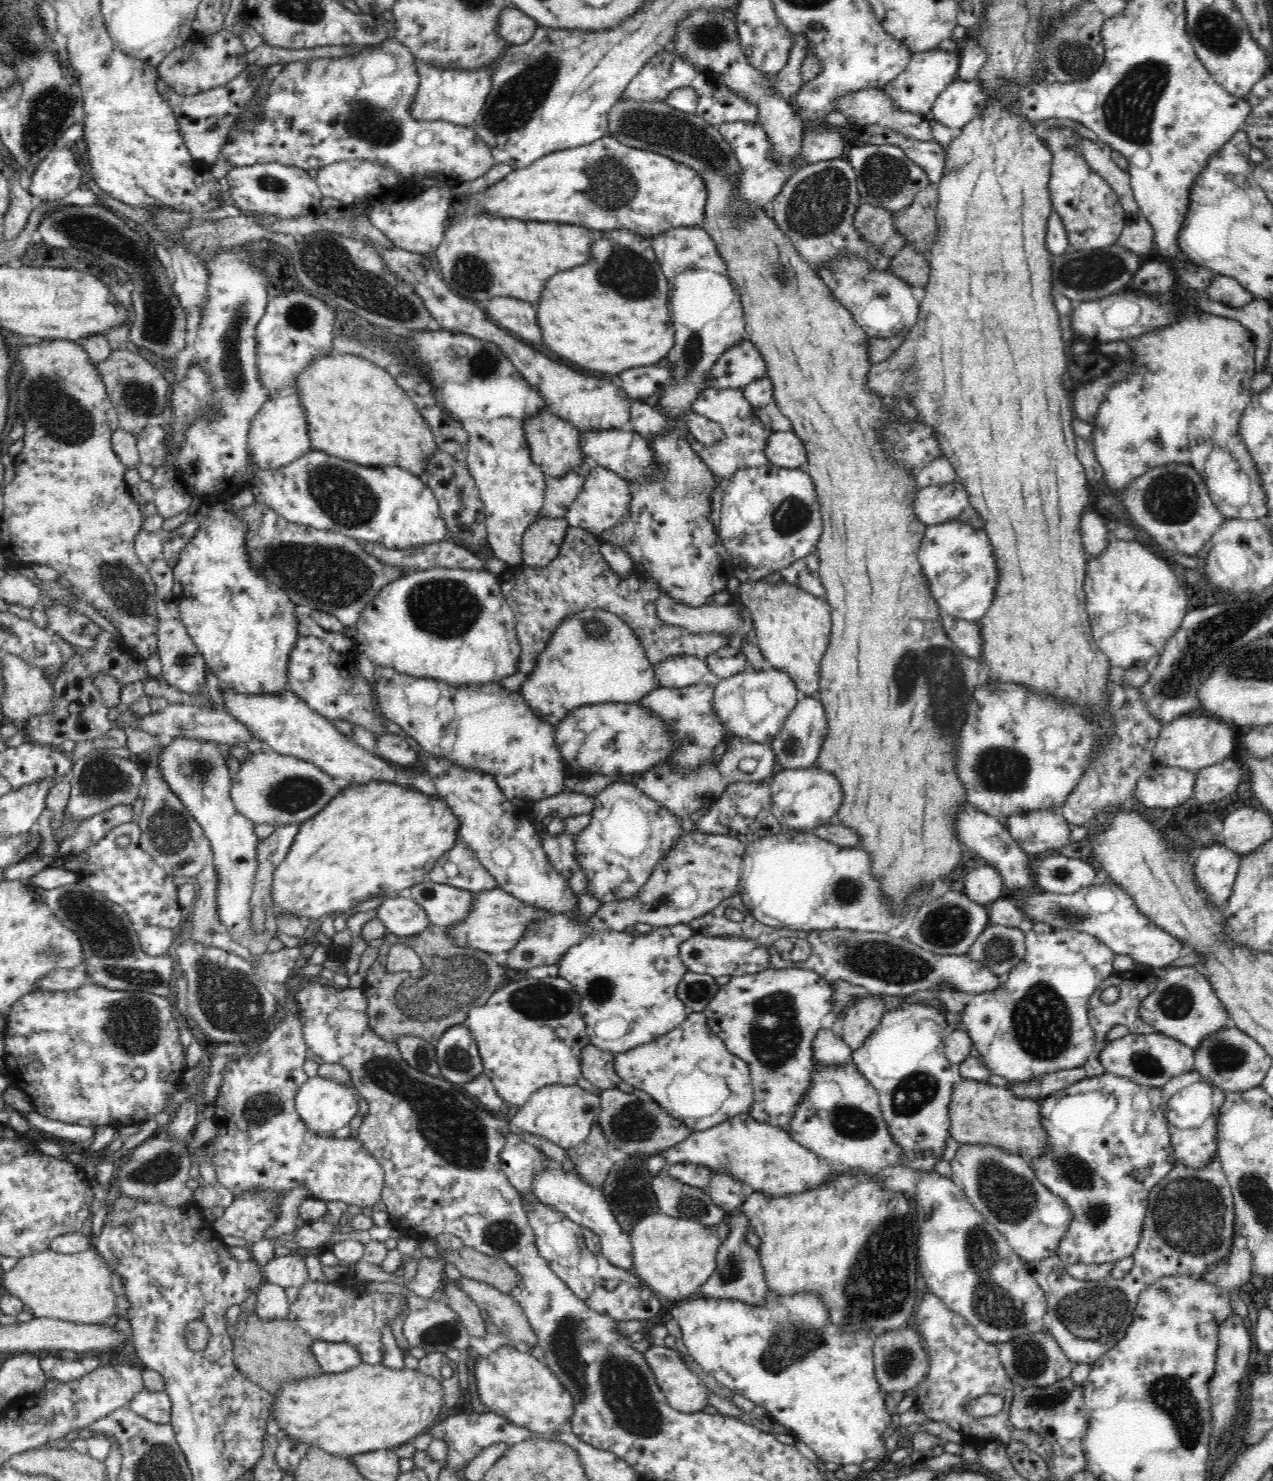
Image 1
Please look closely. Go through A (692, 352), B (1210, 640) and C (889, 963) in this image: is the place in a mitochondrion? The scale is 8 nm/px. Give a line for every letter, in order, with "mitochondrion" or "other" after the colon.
A: mitochondrion
B: mitochondrion
C: mitochondrion

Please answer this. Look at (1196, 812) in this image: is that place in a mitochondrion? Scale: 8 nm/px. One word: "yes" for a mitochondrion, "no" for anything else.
no

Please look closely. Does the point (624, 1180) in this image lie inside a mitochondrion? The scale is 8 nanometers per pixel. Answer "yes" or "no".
no

